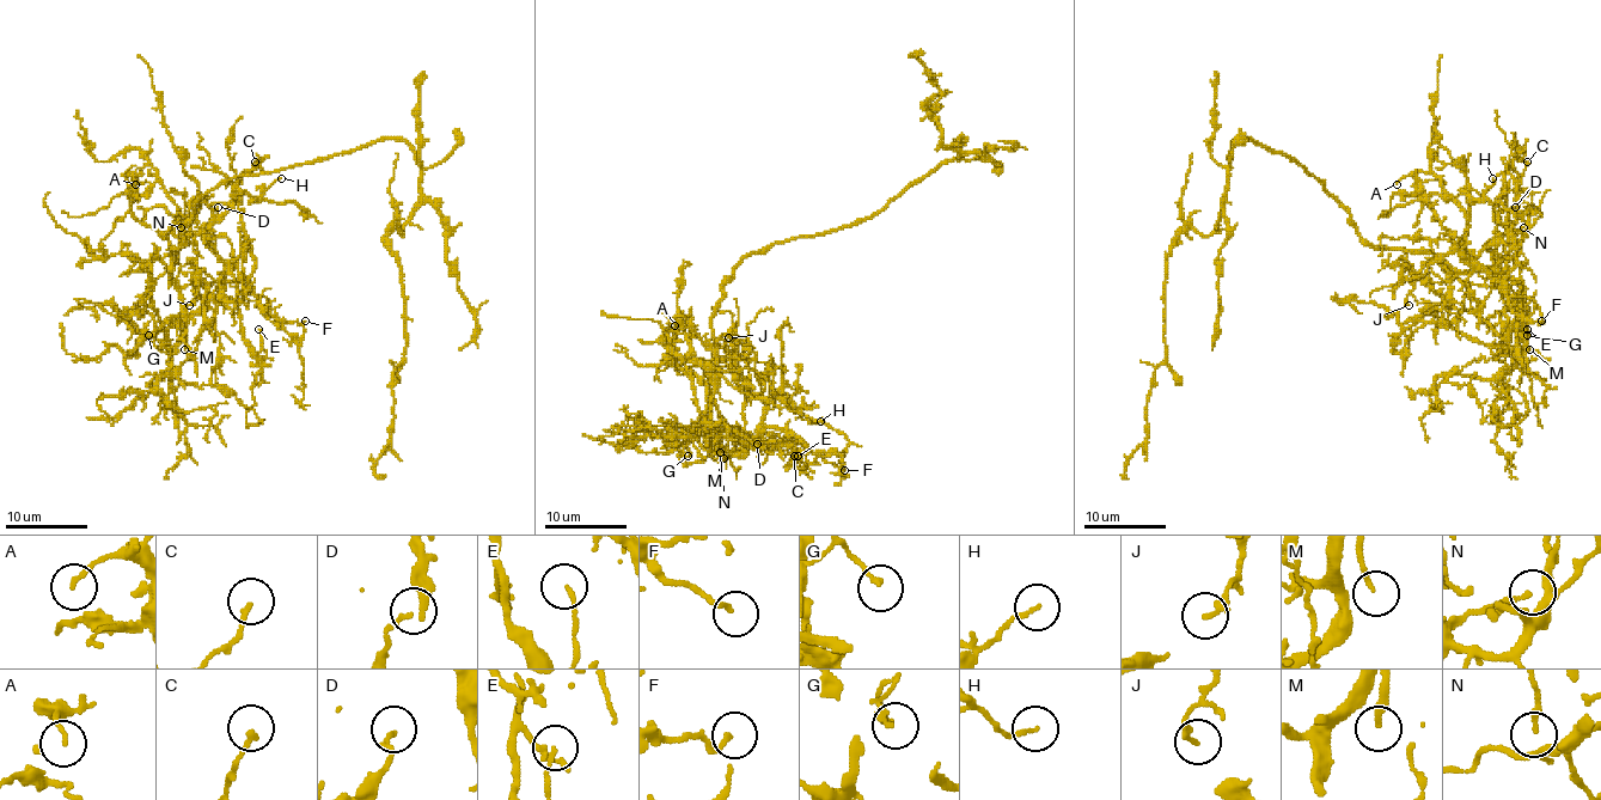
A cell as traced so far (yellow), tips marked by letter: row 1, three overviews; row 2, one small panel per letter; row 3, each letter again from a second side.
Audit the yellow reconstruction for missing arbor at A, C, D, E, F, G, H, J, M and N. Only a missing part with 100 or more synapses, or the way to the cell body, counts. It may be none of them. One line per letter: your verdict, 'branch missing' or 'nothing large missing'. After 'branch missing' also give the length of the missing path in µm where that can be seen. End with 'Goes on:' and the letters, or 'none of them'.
A: nothing large missing
C: nothing large missing
D: nothing large missing
E: nothing large missing
F: nothing large missing
G: nothing large missing
H: nothing large missing
J: nothing large missing
M: branch missing | 60 µm
N: nothing large missing
Goes on: M

